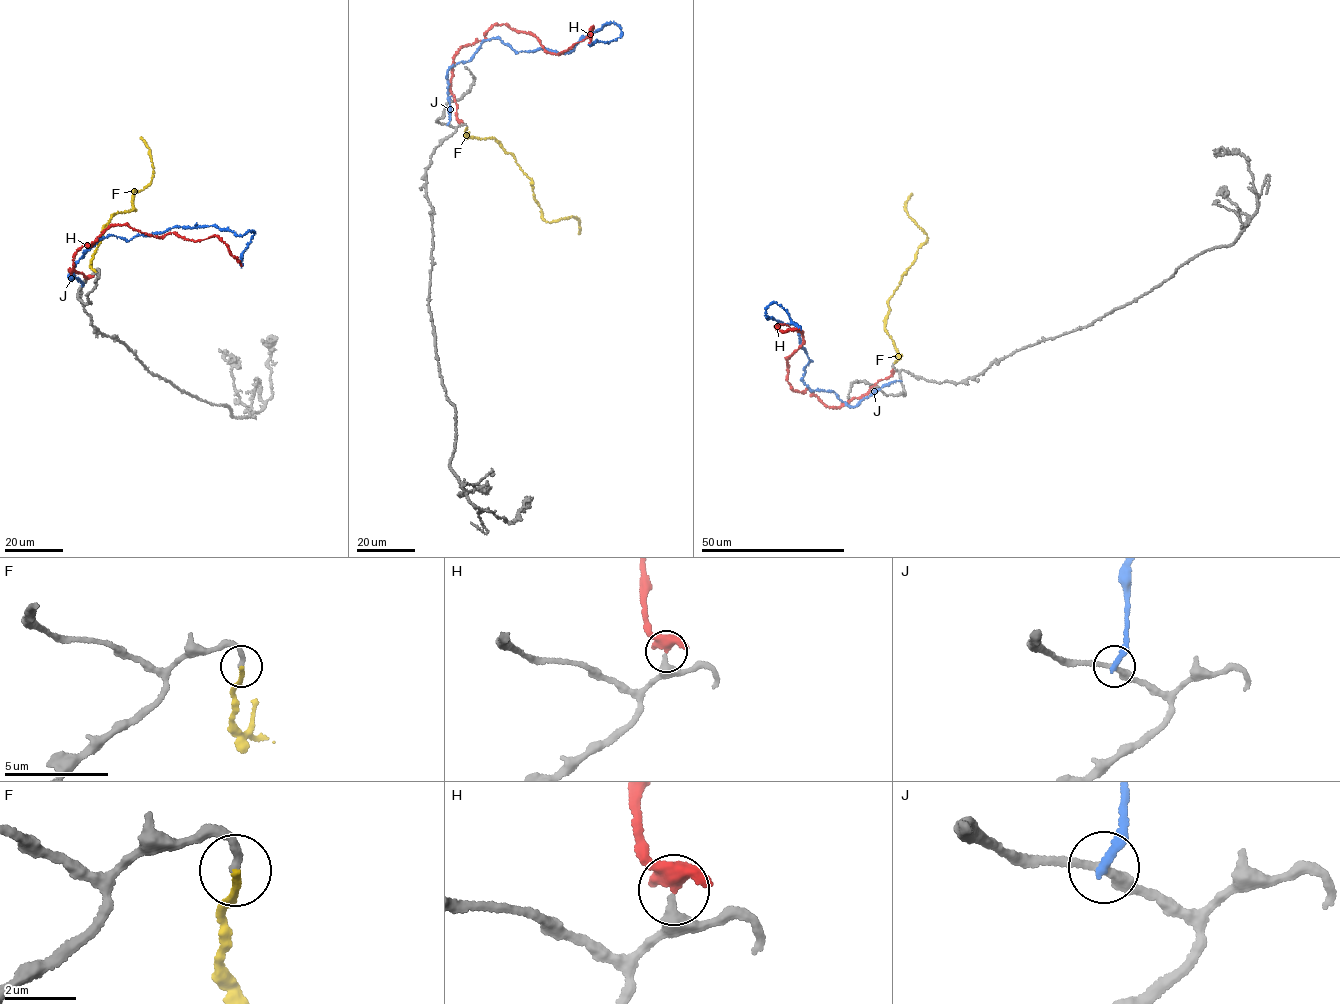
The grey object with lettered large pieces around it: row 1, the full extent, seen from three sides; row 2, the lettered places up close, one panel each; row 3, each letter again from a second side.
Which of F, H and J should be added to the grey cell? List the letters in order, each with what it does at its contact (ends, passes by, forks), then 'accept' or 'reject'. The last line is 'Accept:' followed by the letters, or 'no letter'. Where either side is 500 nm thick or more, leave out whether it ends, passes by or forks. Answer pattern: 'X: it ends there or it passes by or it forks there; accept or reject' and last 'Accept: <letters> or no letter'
F: it ends there; accept
H: it passes by; reject
J: it ends there; reject
Accept: F

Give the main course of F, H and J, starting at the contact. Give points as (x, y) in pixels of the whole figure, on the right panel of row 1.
F: (895, 363), (899, 353), (885, 328), (890, 310), (888, 302), (927, 237), (906, 211), (907, 198), (912, 194)
H: (893, 371), (828, 407), (788, 383), (786, 359), (803, 336), (775, 326), (799, 329)
J: (900, 380), (853, 406), (811, 390), (796, 324), (768, 318), (766, 307), (775, 303), (800, 329)

